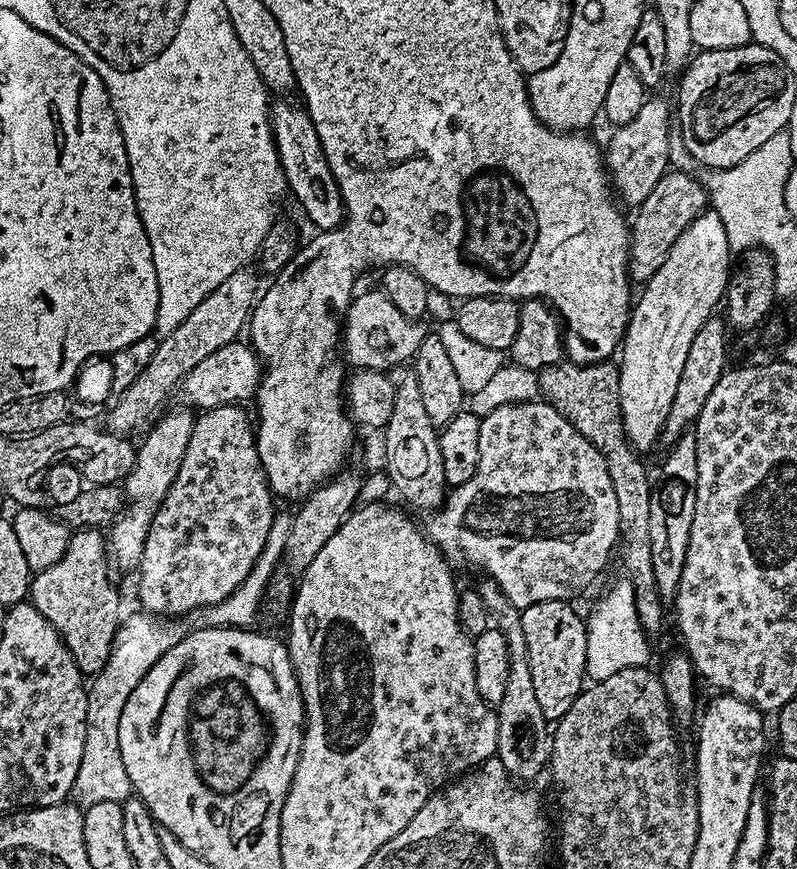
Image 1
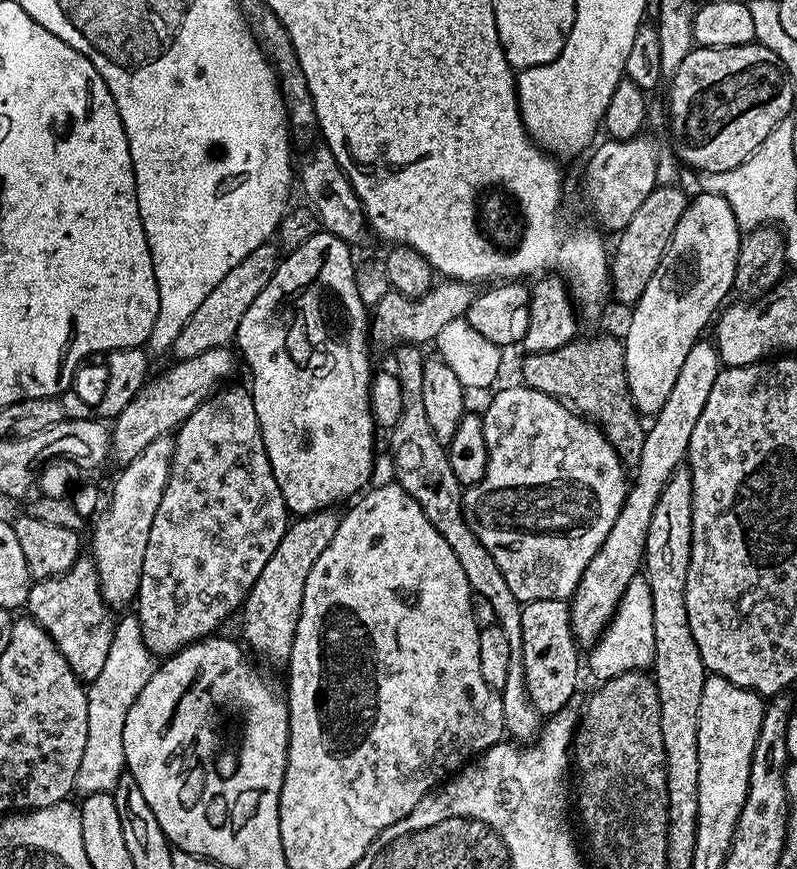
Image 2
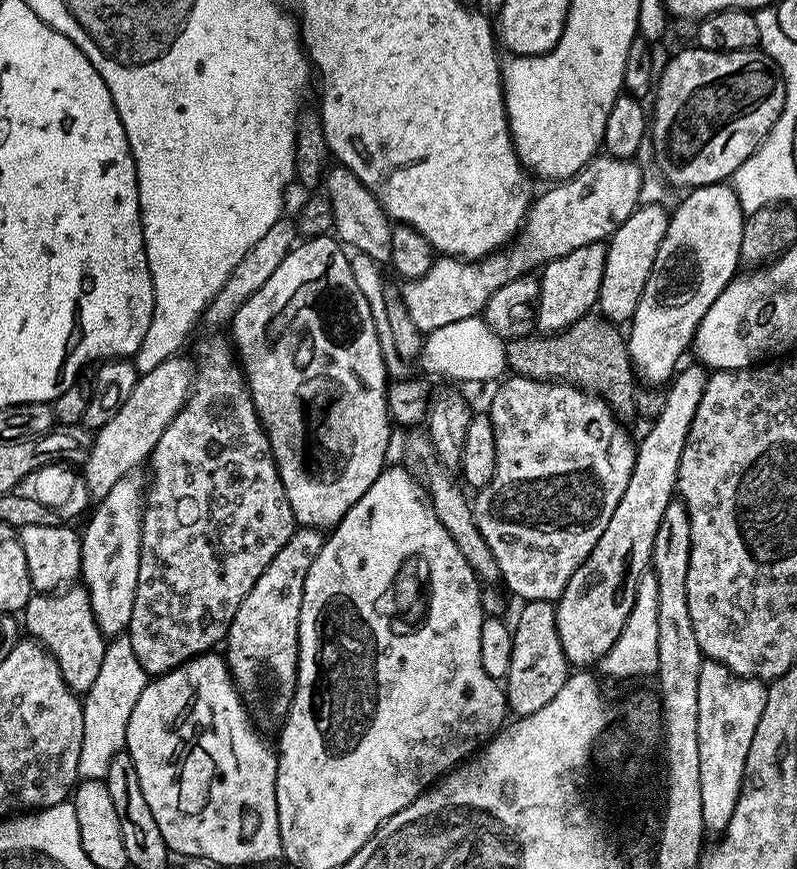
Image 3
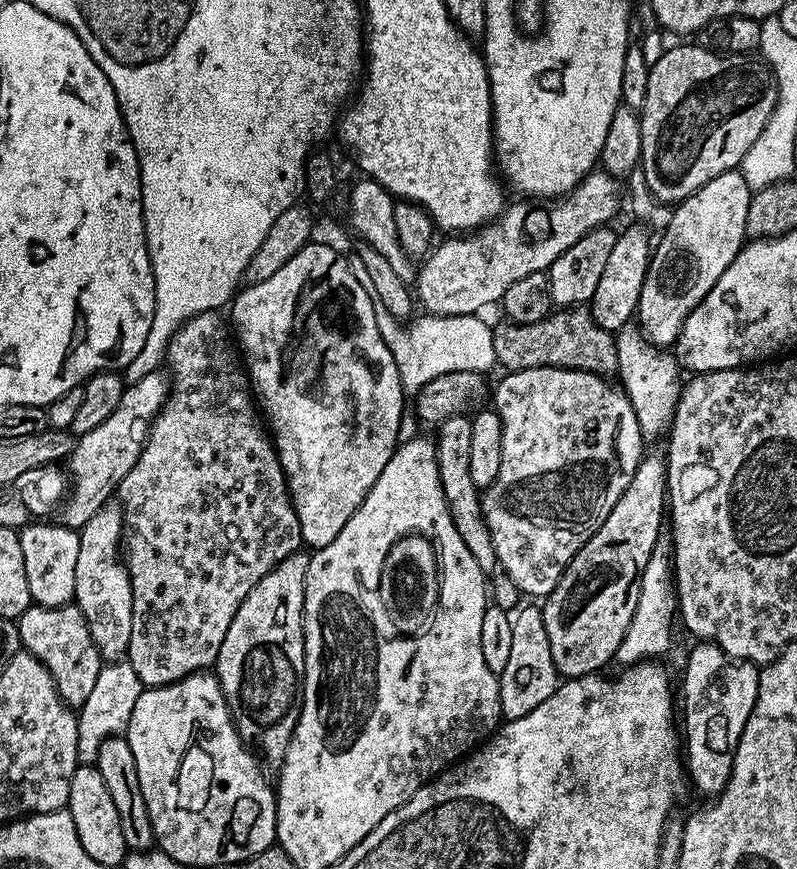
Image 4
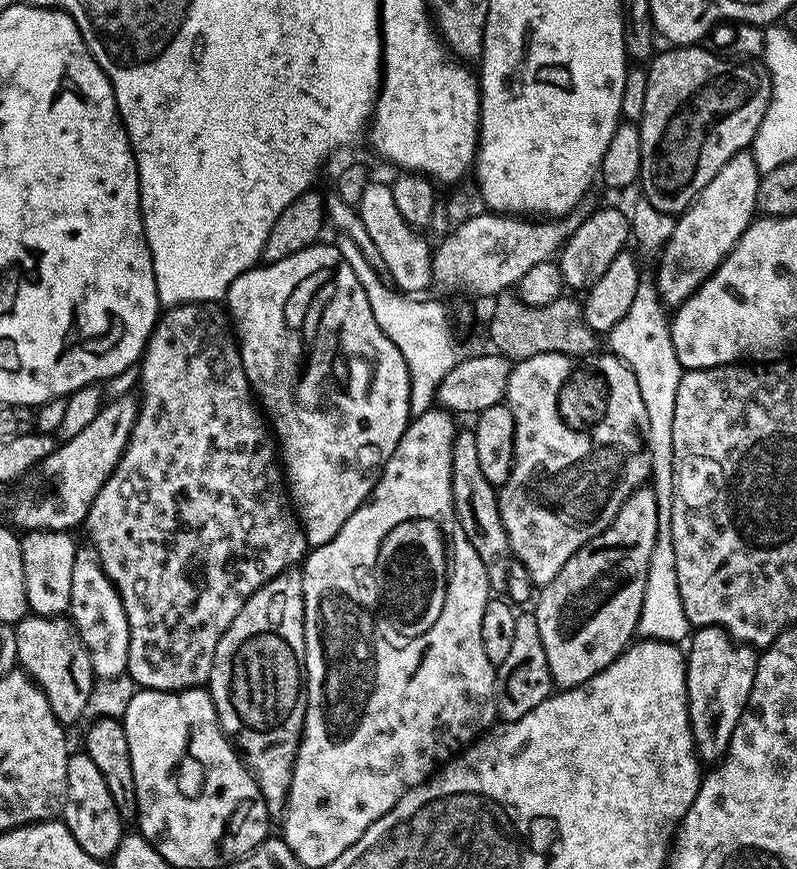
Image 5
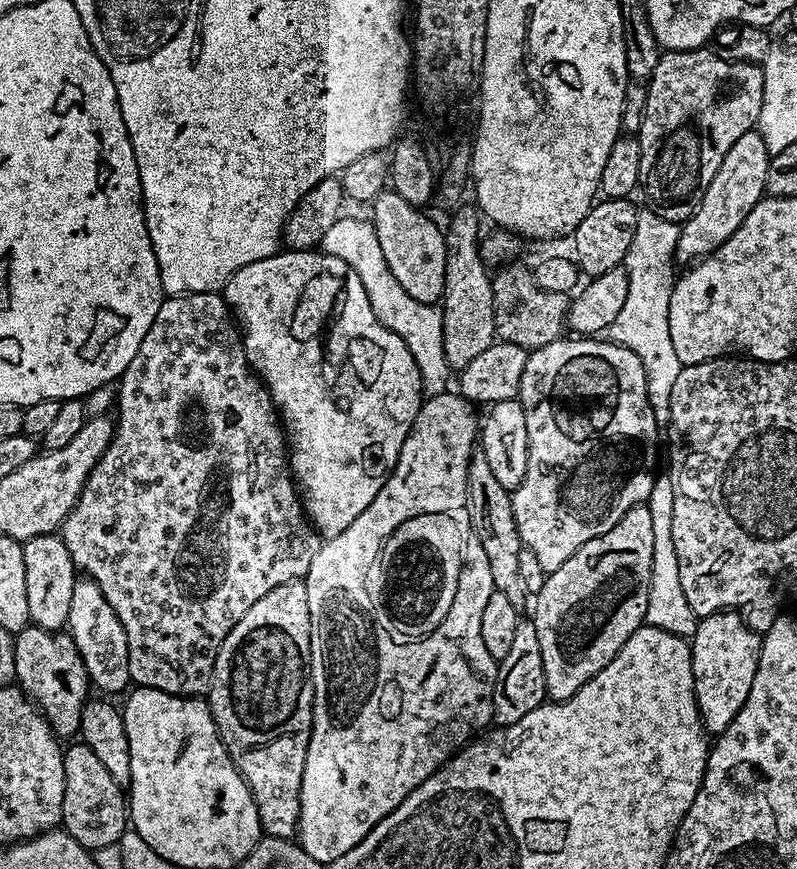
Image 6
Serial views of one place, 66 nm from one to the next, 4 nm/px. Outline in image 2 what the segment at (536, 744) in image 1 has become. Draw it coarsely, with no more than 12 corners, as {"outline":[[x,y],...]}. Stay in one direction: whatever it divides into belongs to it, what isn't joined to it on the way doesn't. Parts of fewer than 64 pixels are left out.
{"outline":[[486,548],[460,554],[473,593],[486,598],[509,641],[500,690],[504,729],[535,739],[542,718],[529,698],[522,605]]}

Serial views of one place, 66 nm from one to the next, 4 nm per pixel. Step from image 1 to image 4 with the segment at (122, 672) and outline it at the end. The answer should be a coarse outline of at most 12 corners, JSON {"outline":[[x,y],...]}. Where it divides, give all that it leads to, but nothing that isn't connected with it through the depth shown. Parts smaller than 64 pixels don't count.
{"outline":[[127,662],[105,663],[79,705],[78,761],[127,733],[146,685]]}

